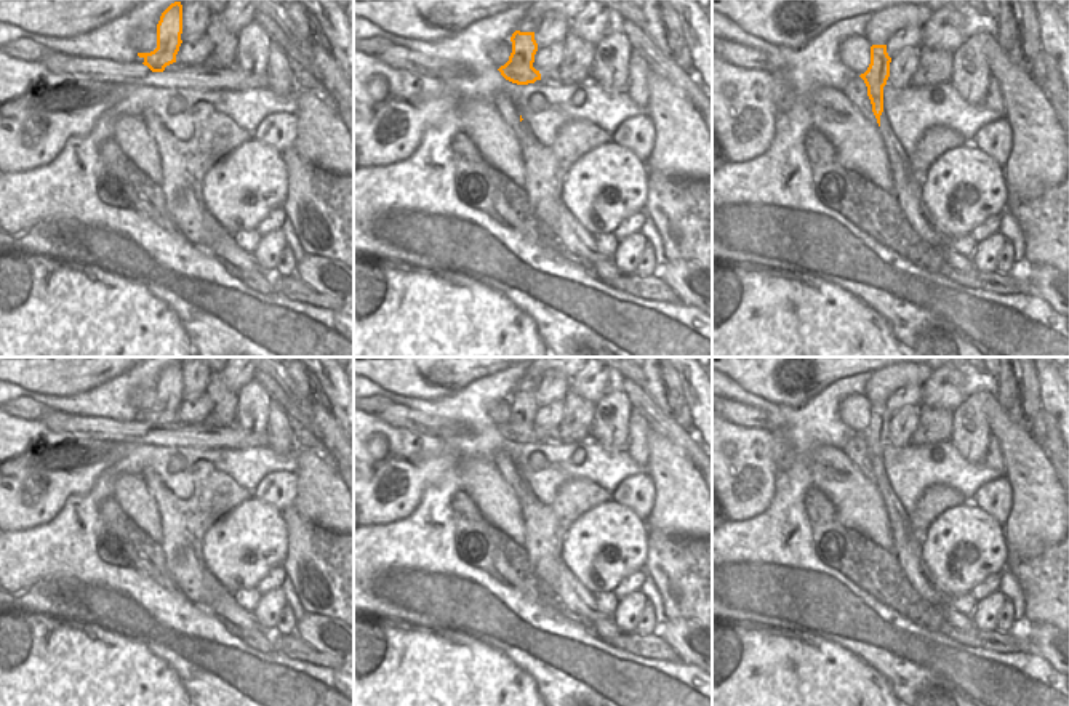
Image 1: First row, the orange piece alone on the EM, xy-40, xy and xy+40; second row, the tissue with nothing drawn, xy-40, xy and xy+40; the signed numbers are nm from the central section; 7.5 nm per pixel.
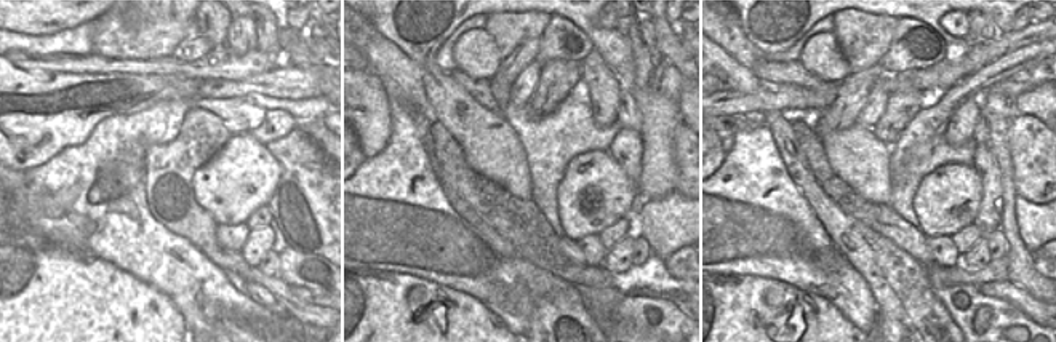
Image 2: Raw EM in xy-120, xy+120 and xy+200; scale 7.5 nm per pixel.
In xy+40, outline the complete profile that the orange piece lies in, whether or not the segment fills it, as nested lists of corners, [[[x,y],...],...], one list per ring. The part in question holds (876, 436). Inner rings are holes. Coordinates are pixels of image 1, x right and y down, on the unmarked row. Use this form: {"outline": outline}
{"outline": [[[872,403],[871,405],[871,423],[864,432],[859,435],[864,439],[867,445],[867,455],[872,463],[872,471],[877,477],[877,488],[885,501],[887,517],[890,520],[890,530],[893,536],[893,554],[896,556],[901,568],[904,570],[909,583],[912,588],[933,607],[936,608],[946,608],[949,605],[949,597],[946,596],[936,584],[935,578],[931,576],[928,567],[925,565],[922,559],[922,543],[925,538],[925,533],[928,527],[946,511],[960,506],[967,503],[967,498],[955,488],[946,487],[943,483],[936,483],[933,487],[928,487],[923,495],[919,498],[915,504],[915,511],[912,514],[907,514],[903,507],[903,504],[898,501],[896,495],[893,493],[885,471],[883,471],[883,445],[887,443],[887,439],[890,435],[890,421],[891,416],[887,411],[887,403]]]}

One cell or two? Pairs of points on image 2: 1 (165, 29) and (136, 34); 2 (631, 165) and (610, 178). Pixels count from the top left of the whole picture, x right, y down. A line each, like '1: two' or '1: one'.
1: one
2: two

